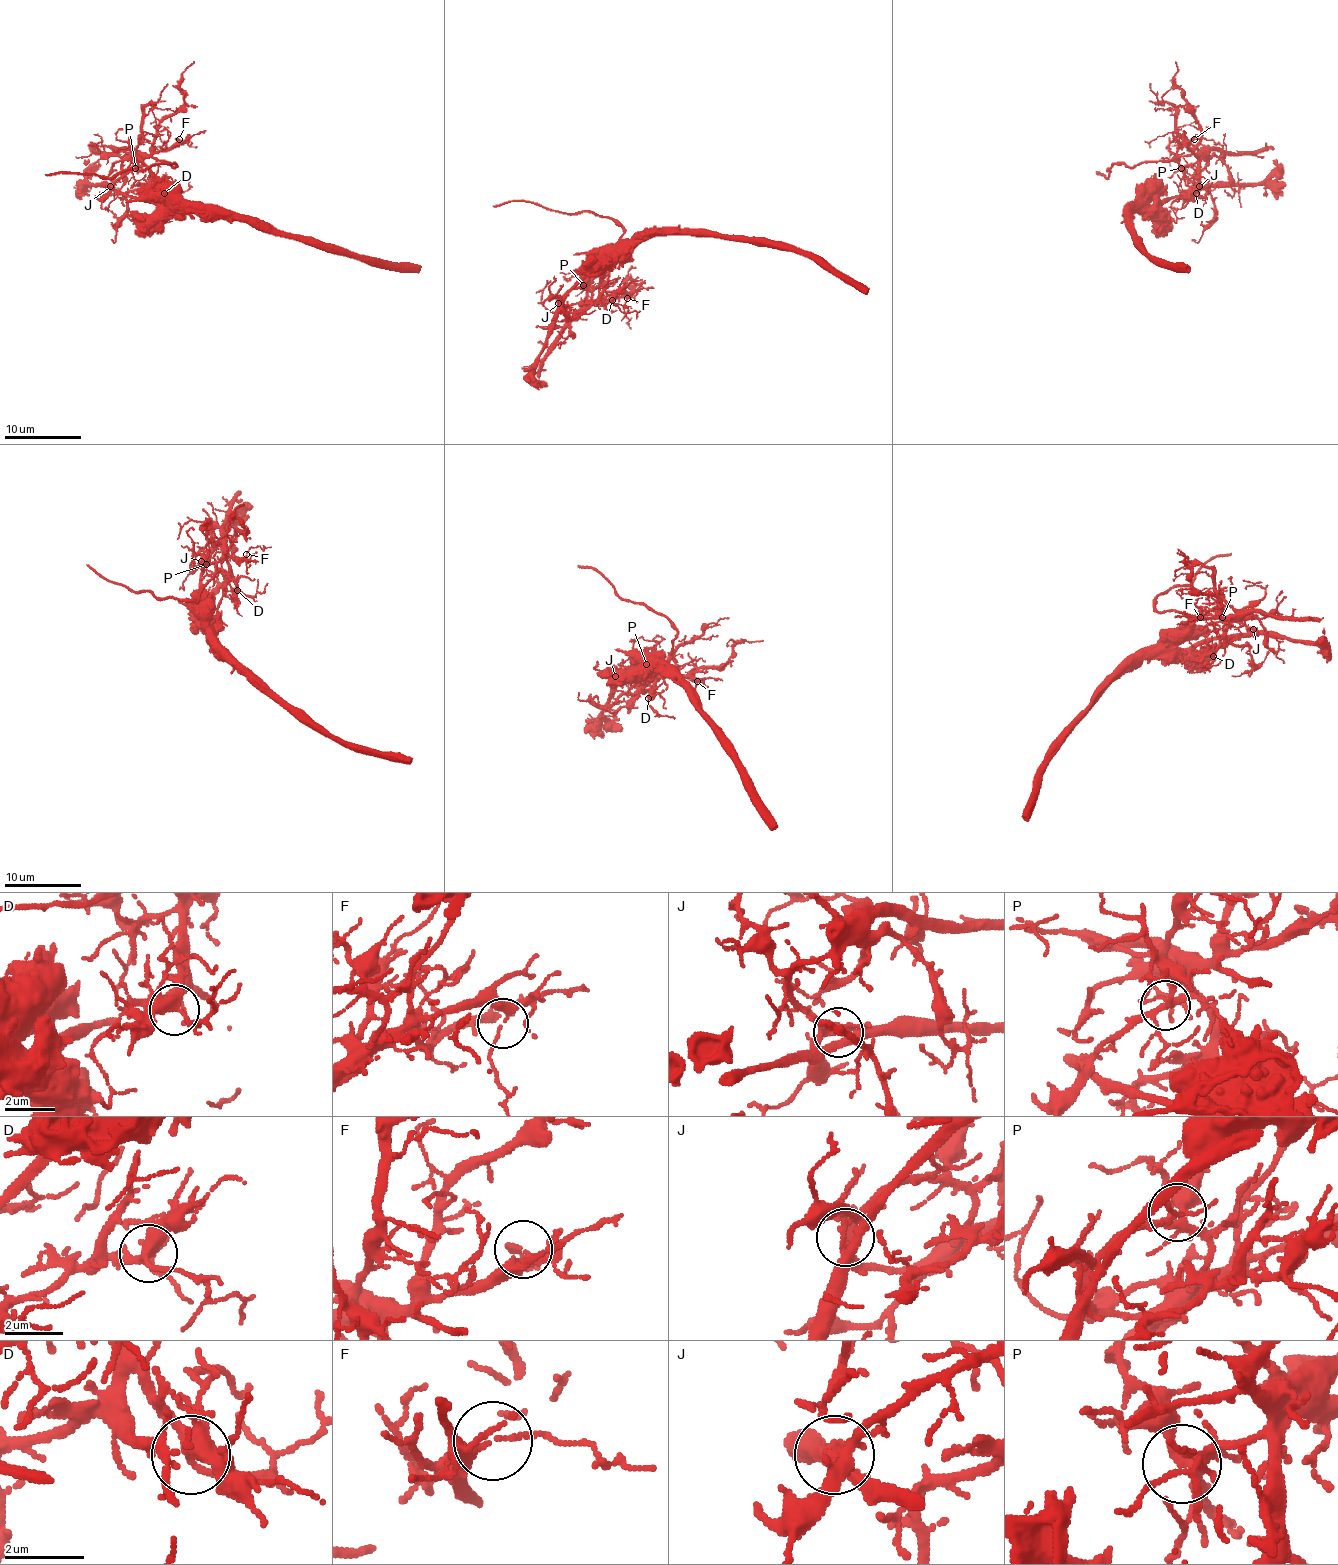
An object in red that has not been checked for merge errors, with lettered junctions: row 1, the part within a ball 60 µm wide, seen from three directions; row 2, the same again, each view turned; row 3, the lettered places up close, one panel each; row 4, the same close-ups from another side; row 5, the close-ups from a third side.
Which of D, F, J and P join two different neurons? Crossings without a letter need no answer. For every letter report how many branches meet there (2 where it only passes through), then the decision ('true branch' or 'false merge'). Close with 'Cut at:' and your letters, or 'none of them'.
D: branches 5; true branch
F: branches 3; true branch
J: branches 5; false merge
P: branches 5; true branch
Cut at: J

